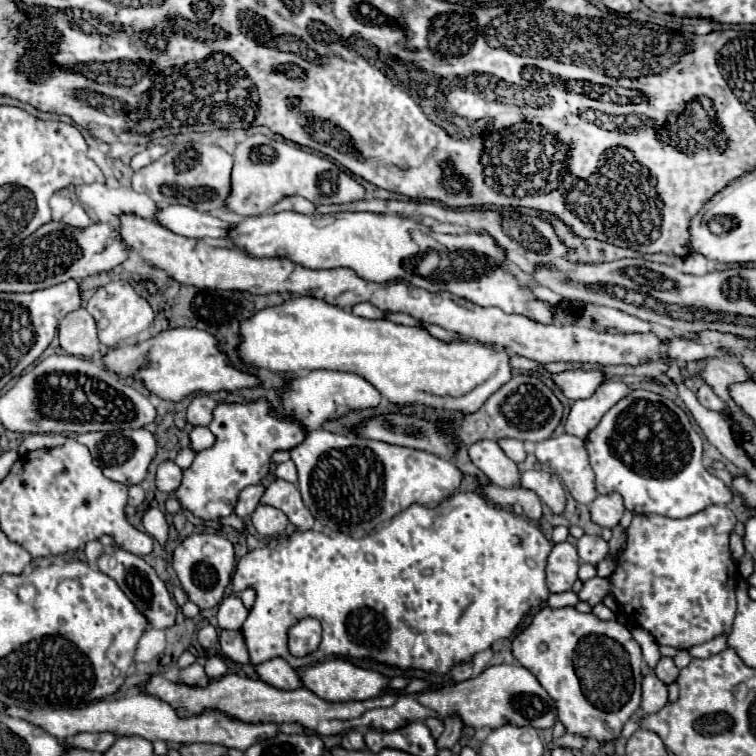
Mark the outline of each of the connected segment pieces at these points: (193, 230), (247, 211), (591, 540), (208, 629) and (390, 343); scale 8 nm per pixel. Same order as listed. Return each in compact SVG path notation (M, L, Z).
M181 204L157 208L155 222L187 238L203 238L203 236L225 238L225 232L229 232L231 228L231 224L219 220L217 216L211 216L189 206L181 206Z
M253 134L245 138L235 148L235 166L231 174L233 192L225 204L227 210L233 210L241 216L257 216L285 198L285 196L303 196L313 204L345 204L365 198L365 188L345 170L341 170L335 162L307 152L295 142L273 140L265 134Z
M585 534L577 540L577 554L583 562L587 562L591 566L597 566L609 554L609 546L601 536Z
M205 626L205 628L201 628L201 630L197 632L197 640L199 640L199 644L201 644L205 650L213 648L213 646L219 642L219 640L217 640L217 632L215 632L213 626Z
M303 296L295 300L287 300L279 306L263 308L255 312L251 318L239 324L241 342L237 344L237 356L243 364L265 368L271 372L299 372L299 370L341 370L353 372L369 380L381 396L385 396L391 404L411 406L423 404L425 408L451 410L461 414L473 414L477 408L485 404L485 400L499 390L505 382L511 380L509 354L505 350L495 350L491 346L483 346L479 342L439 342L429 336L421 326L399 326L389 320L365 320L347 312L339 306L331 306L323 300Z

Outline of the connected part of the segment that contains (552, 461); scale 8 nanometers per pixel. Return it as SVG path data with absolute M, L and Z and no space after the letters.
M561 434L543 442L537 442L535 456L541 464L547 464L581 504L591 504L597 498L595 474L589 466L585 442L571 434Z

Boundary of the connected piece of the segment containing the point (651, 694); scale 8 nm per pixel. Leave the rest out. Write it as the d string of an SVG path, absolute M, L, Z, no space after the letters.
M651 672L643 678L643 700L641 708L645 714L655 714L667 704L667 688L665 684Z

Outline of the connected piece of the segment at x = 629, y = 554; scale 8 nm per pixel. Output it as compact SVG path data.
M709 506L693 516L687 516L687 518L679 518L679 520L673 520L673 518L667 518L667 516L659 516L659 514L643 514L643 516L633 516L633 522L629 524L629 528L625 530L627 534L627 544L625 548L621 550L621 554L617 556L617 568L615 572L609 576L609 578L599 578L595 576L593 580L587 580L583 584L583 590L579 592L579 600L581 602L587 602L591 606L599 604L607 594L613 594L615 600L625 608L625 614L627 616L633 616L635 614L635 622L645 628L647 632L653 634L653 638L657 640L657 644L667 644L667 646L673 646L677 650L687 650L695 644L703 644L715 636L721 636L721 634L729 634L731 632L731 626L733 626L733 616L735 616L735 562L729 554L729 534L733 532L733 526L735 526L735 514L727 508L727 506Z

